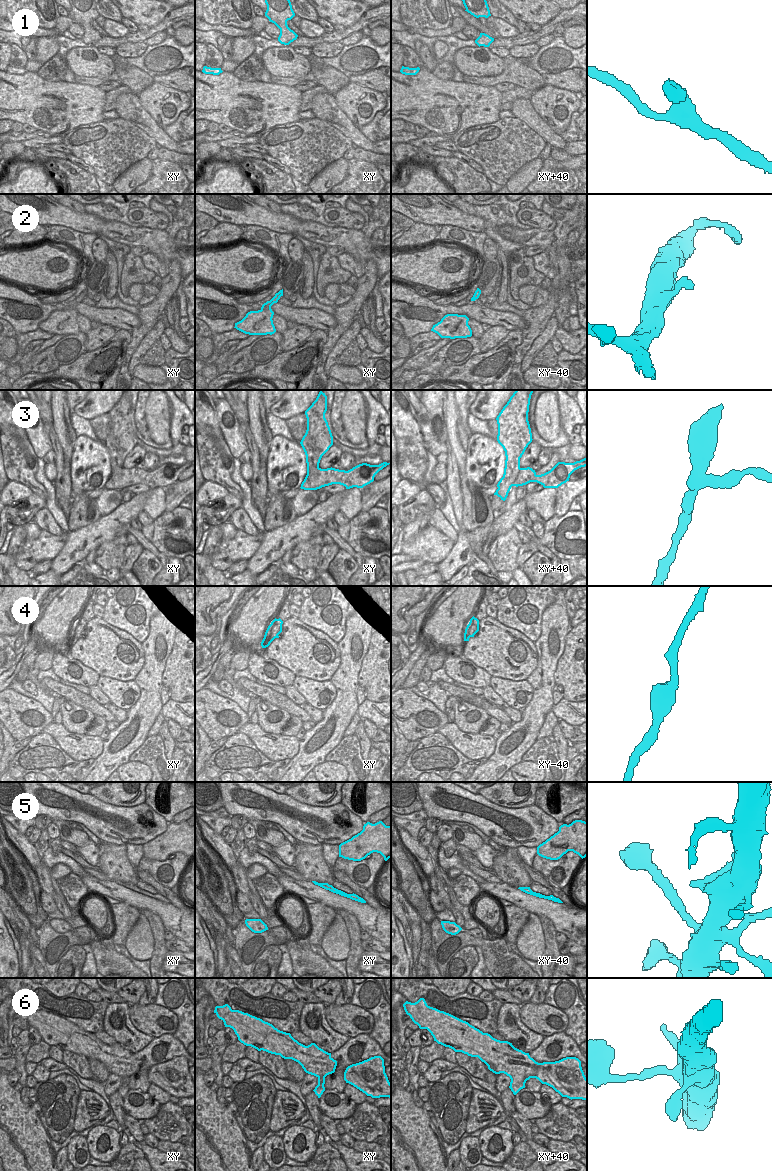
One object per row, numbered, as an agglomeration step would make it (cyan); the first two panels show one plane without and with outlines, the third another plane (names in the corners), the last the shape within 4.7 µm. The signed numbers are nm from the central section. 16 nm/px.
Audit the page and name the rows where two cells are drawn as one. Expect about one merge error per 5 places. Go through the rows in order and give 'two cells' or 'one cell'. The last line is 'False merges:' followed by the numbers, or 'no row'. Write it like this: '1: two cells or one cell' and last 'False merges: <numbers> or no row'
1: one cell
2: one cell
3: two cells
4: one cell
5: one cell
6: one cell
False merges: 3

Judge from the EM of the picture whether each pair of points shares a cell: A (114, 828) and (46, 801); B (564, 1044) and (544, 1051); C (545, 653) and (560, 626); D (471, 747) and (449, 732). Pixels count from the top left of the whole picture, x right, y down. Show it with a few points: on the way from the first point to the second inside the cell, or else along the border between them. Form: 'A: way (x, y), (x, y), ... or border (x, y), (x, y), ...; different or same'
A: way (97, 816), (94, 816), (85, 808), (63, 803); same
B: way (560, 1039), (554, 1039), (547, 1045); same
C: way (547, 644), (547, 636), (551, 627); same
D: way (466, 743), (454, 735); same

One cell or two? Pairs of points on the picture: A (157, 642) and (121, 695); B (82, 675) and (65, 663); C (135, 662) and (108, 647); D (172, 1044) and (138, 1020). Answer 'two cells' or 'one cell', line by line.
A: two cells
B: one cell
C: one cell
D: two cells

